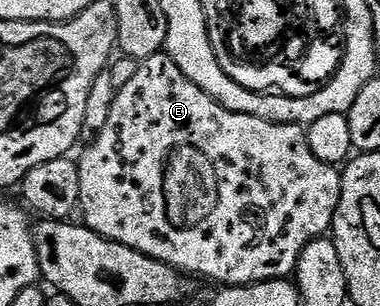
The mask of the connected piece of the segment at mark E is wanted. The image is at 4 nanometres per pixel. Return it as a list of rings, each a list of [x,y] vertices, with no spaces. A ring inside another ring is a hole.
[[[165,53],[153,55],[139,62],[138,68],[136,69],[136,77],[132,77],[132,81],[128,81],[128,85],[124,85],[118,89],[118,96],[112,105],[112,114],[108,117],[108,122],[104,124],[104,129],[100,129],[100,133],[93,136],[91,143],[94,144],[92,144],[82,156],[77,156],[76,159],[78,172],[80,173],[80,197],[78,198],[78,206],[80,208],[80,215],[83,215],[81,218],[84,220],[85,226],[92,228],[96,234],[104,236],[105,239],[111,239],[120,245],[128,245],[132,249],[136,249],[156,261],[167,263],[169,267],[177,267],[179,271],[191,277],[203,275],[206,279],[215,279],[215,284],[218,285],[244,285],[245,283],[259,283],[260,281],[268,281],[269,279],[284,279],[293,276],[298,266],[300,253],[305,249],[307,243],[312,242],[313,239],[323,238],[334,226],[334,214],[338,208],[340,193],[342,192],[342,171],[339,170],[335,164],[325,163],[315,157],[312,149],[308,145],[308,137],[306,136],[305,130],[297,123],[270,123],[268,120],[261,119],[260,117],[252,117],[244,113],[226,110],[226,108],[221,107],[212,96],[204,93],[204,89],[200,89],[194,84],[191,79],[179,69],[176,61],[172,61],[172,57]]]

